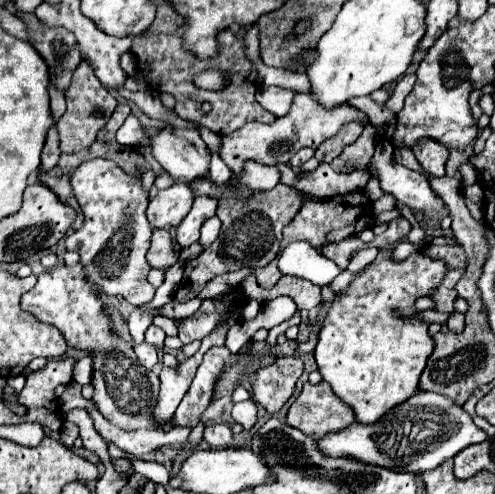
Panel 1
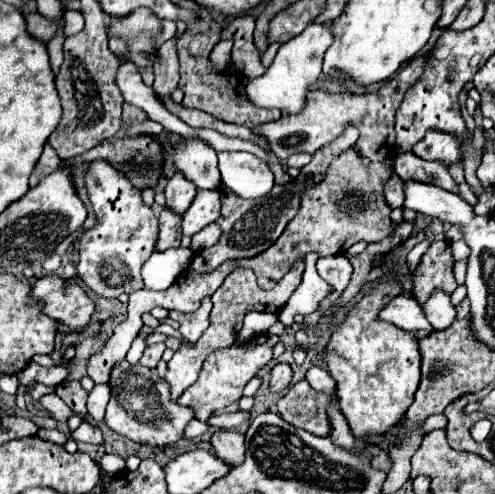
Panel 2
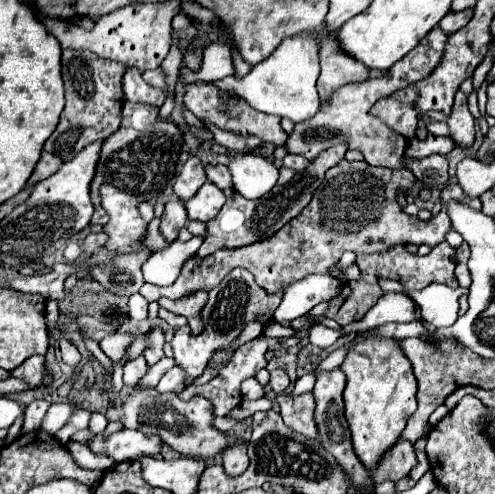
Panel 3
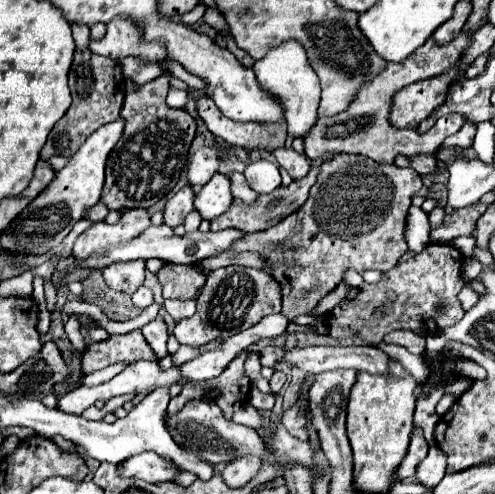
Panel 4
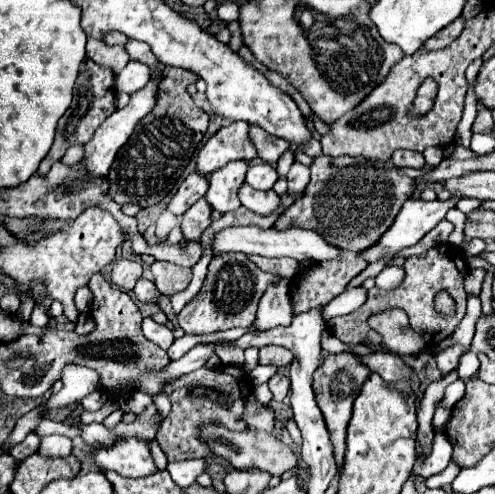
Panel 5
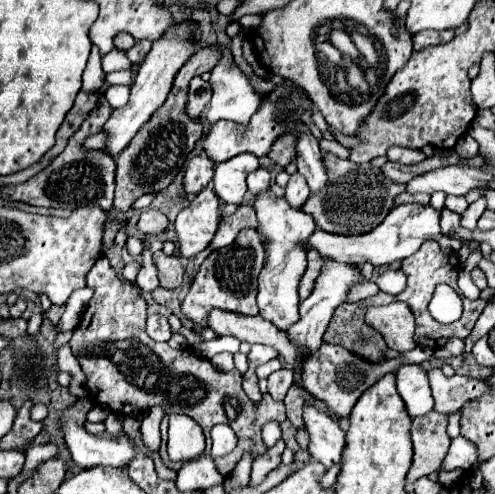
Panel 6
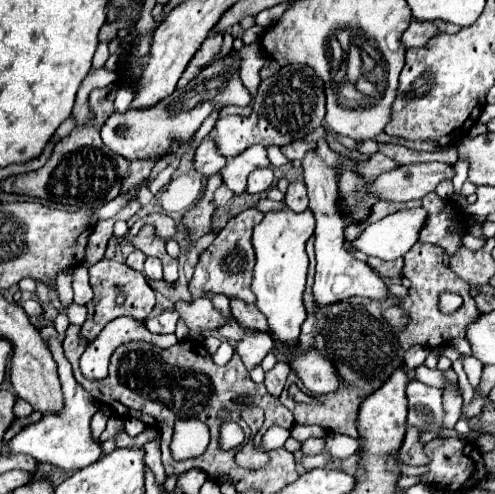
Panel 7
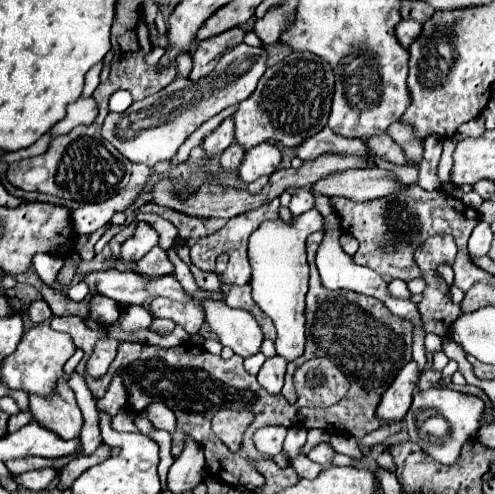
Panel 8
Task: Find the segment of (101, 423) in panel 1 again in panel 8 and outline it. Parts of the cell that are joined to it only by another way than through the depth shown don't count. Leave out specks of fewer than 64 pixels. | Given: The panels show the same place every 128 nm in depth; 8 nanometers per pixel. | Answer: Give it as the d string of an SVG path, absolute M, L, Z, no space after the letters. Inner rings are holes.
M262 426L254 432L254 444L262 454L274 456L280 452L284 436L286 436L284 426Z

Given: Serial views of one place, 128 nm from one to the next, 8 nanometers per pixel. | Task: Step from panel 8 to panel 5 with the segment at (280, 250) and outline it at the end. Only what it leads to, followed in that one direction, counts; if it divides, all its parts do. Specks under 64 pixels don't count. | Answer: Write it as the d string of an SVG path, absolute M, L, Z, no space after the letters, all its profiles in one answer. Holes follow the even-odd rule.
M244 184L238 192L242 206L246 206L248 210L262 214L262 216L270 216L274 210L280 208L280 196L274 190L254 190L252 186ZM278 276L276 282L268 284L254 322L256 330L270 330L276 326L288 326L294 318L292 298L290 298L290 280Z

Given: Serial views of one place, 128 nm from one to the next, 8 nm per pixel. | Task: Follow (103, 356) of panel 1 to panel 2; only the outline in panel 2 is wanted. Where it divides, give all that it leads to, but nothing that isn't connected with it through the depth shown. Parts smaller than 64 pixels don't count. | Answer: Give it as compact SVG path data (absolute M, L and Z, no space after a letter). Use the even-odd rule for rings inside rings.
M56 274L44 276L36 282L34 298L44 302L44 314L64 322L72 330L84 328L94 312L94 302L86 296L86 292L74 282L66 282ZM122 360L112 370L110 388L112 398L108 402L104 420L114 432L148 446L168 446L184 438L184 428L194 418L194 410L180 406L170 398L170 386L160 380L156 370L140 364L132 368L126 360Z

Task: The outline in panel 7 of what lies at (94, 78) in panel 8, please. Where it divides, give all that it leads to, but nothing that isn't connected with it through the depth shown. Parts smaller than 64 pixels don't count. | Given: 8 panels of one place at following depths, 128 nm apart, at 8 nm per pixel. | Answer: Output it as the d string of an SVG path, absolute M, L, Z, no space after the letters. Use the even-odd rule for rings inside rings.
M102 42L100 44L100 48L96 50L96 54L94 54L94 64L92 64L92 70L100 70L100 68L104 68L104 62L108 60L108 44L106 42Z

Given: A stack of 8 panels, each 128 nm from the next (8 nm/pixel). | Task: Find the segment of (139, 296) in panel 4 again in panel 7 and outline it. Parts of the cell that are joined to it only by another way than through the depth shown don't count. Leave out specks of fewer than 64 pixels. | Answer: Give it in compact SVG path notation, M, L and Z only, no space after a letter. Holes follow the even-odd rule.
M146 258L146 264L144 264L144 276L148 278L154 278L154 280L160 280L162 278L162 262L158 258Z

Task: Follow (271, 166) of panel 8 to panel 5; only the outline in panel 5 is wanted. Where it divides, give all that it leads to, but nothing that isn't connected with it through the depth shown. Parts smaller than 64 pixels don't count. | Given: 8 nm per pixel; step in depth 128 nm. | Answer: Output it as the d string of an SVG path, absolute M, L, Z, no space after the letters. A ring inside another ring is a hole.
M234 160L228 166L212 172L212 176L208 176L210 186L206 192L206 200L214 210L220 212L230 212L240 208L240 198L238 198L238 190L244 184L244 176L248 172L248 162L244 160Z

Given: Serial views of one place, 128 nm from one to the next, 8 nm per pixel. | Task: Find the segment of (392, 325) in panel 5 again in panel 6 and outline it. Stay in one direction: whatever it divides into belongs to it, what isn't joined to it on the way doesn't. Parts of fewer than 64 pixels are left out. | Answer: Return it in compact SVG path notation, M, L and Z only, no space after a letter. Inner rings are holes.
M392 302L388 306L372 306L368 308L366 312L366 320L372 328L376 328L384 338L386 338L386 344L398 352L408 352L416 346L414 342L414 314L412 310L408 308L408 304L404 302Z

